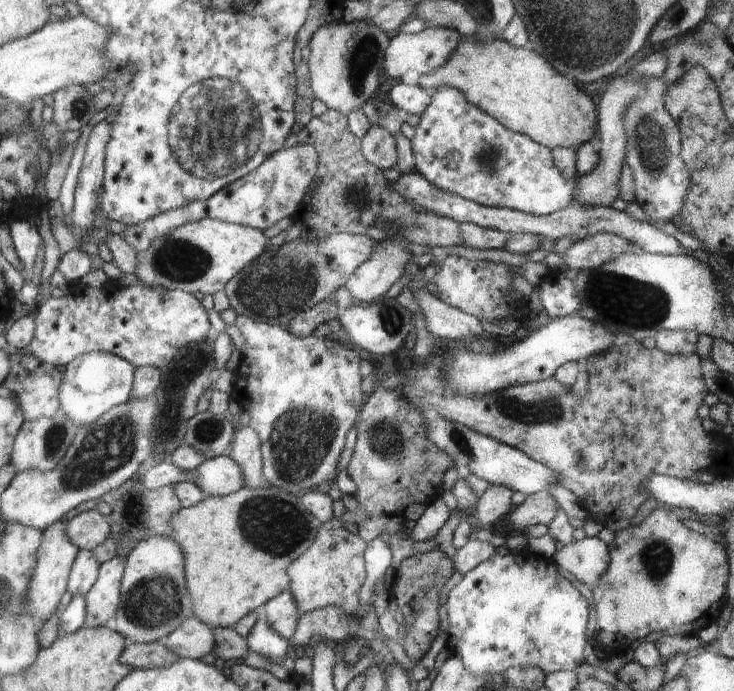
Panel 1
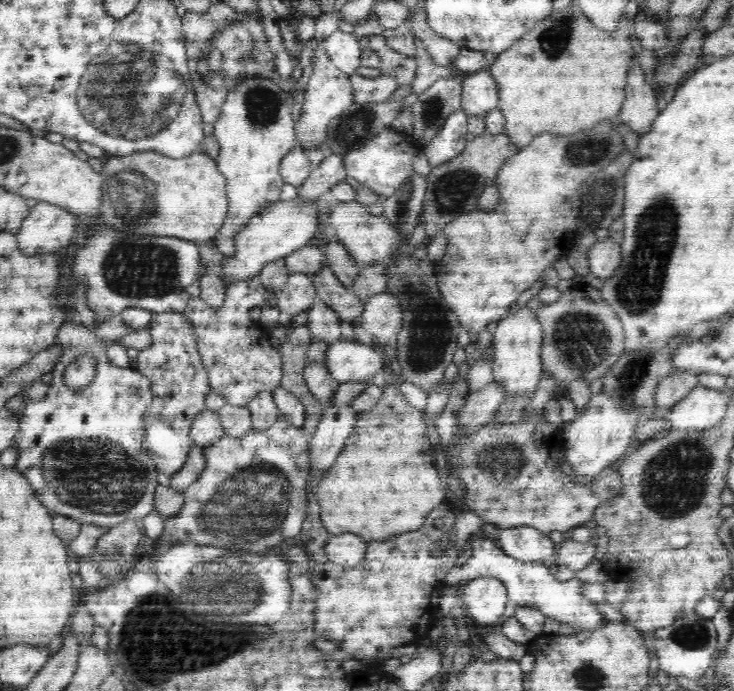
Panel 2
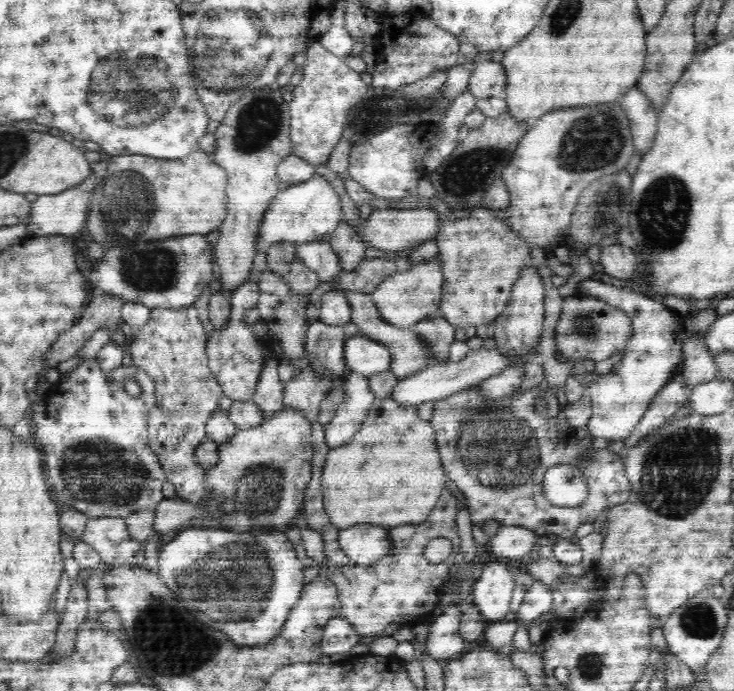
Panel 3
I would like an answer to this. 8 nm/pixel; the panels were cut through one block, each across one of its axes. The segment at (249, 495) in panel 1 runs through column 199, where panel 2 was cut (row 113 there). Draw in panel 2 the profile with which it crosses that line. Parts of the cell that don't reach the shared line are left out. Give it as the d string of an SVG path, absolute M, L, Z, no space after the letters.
M571 3L560 11L552 12L526 36L498 55L496 62L488 65L487 69L498 85L498 109L506 119L505 133L516 150L528 146L542 132L554 132L555 136L586 132L606 119L618 117L625 99L626 76L635 58L630 43L633 34L633 26L630 26L626 14L622 16L616 32L604 32Z

